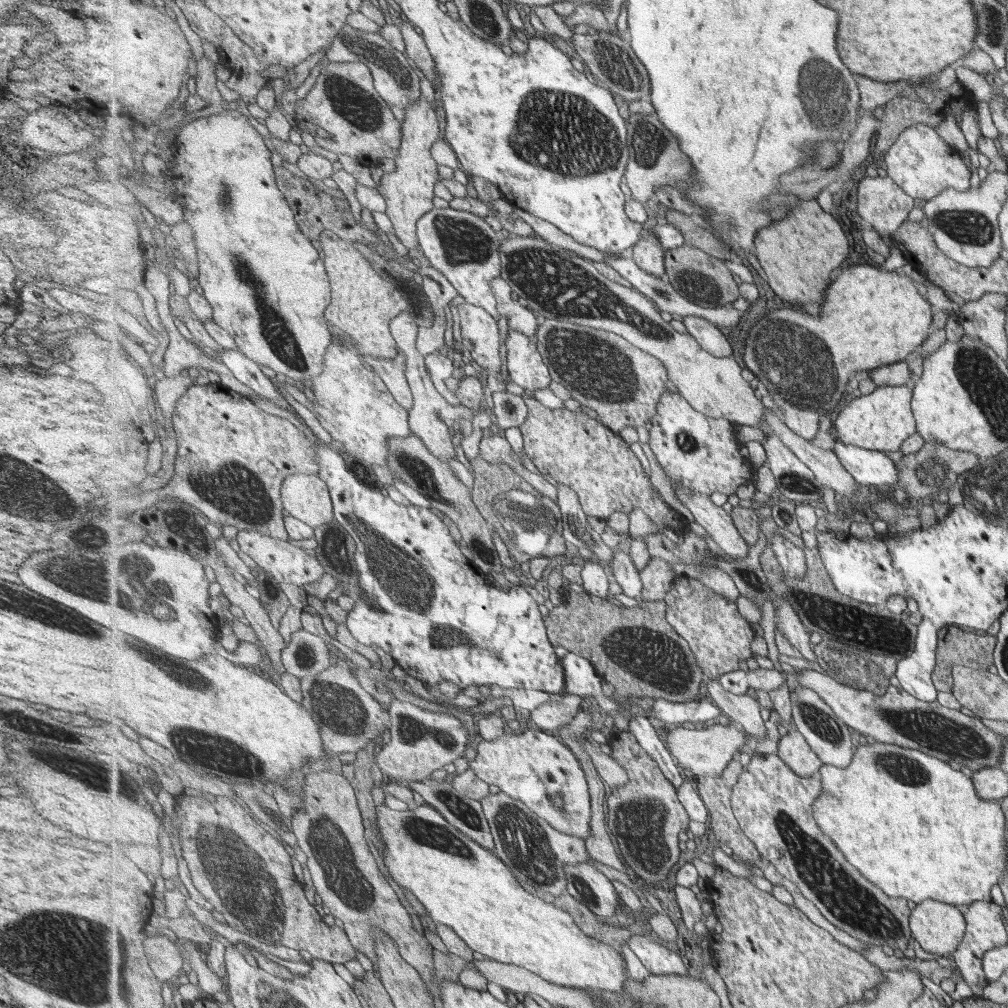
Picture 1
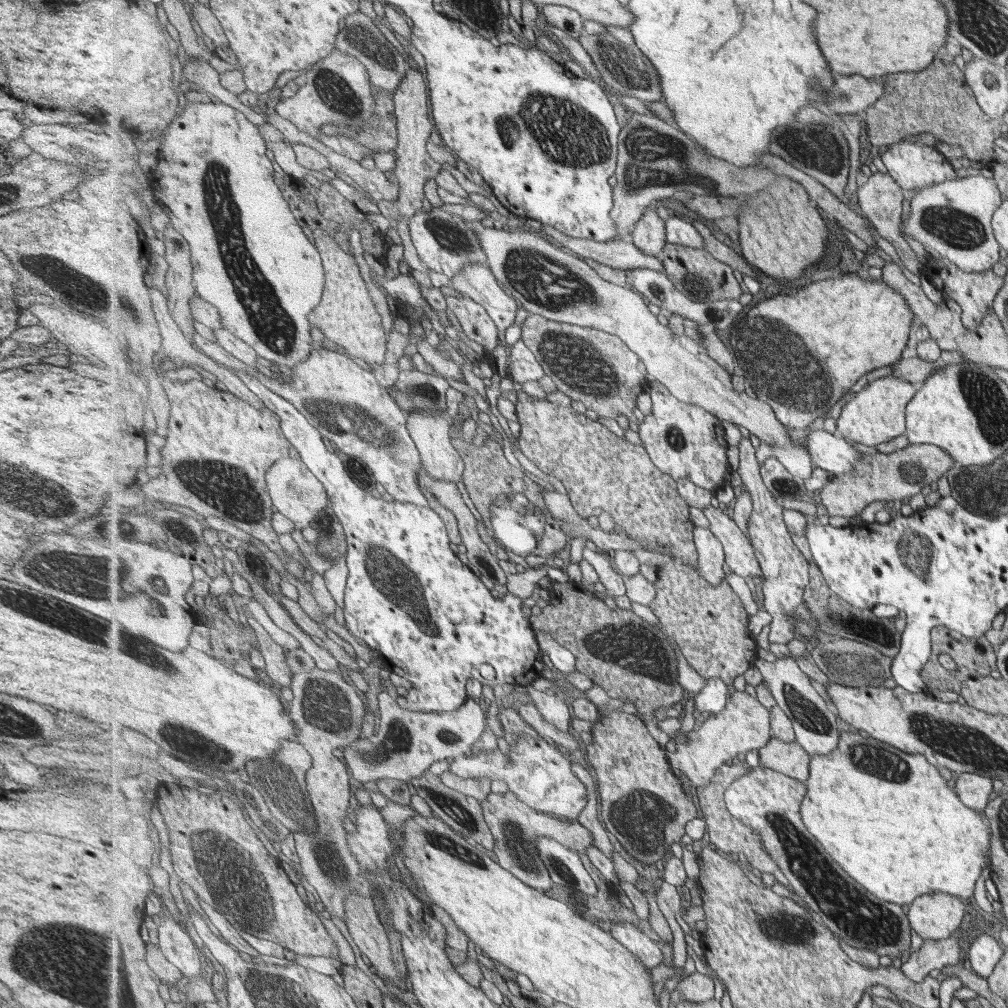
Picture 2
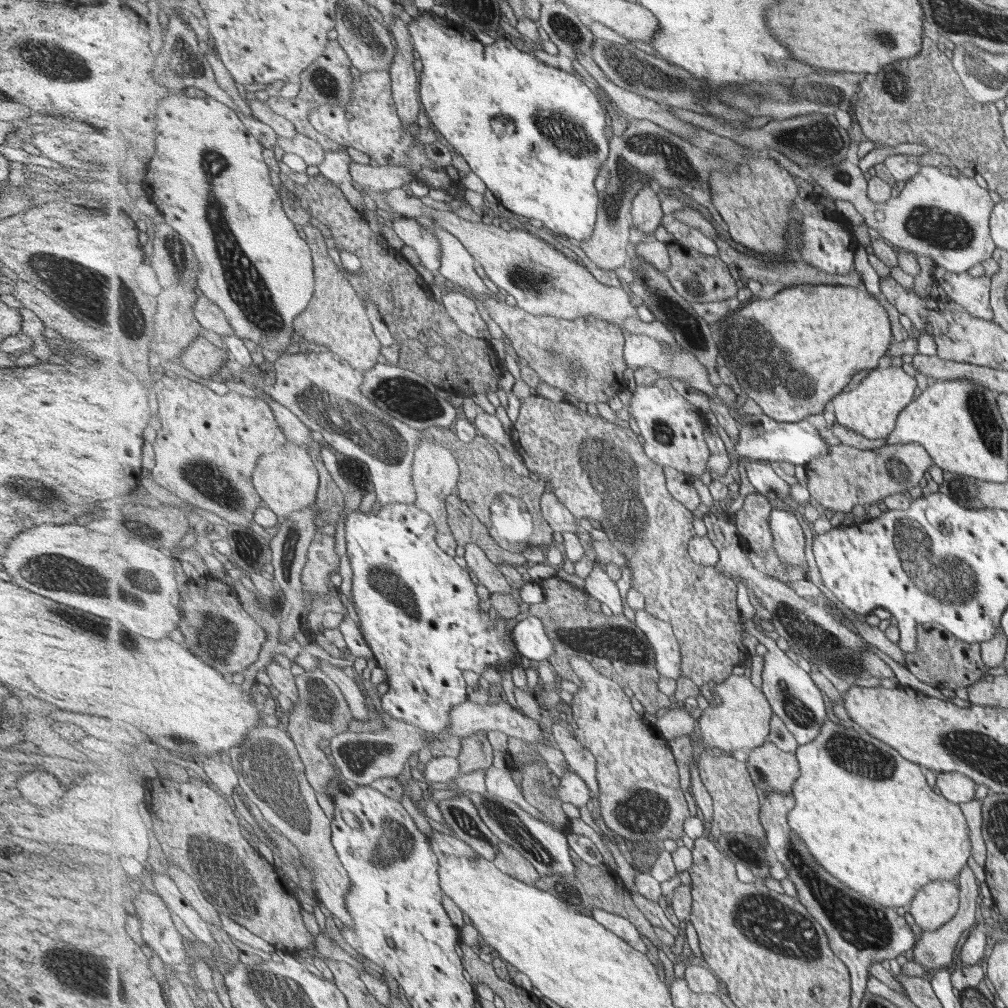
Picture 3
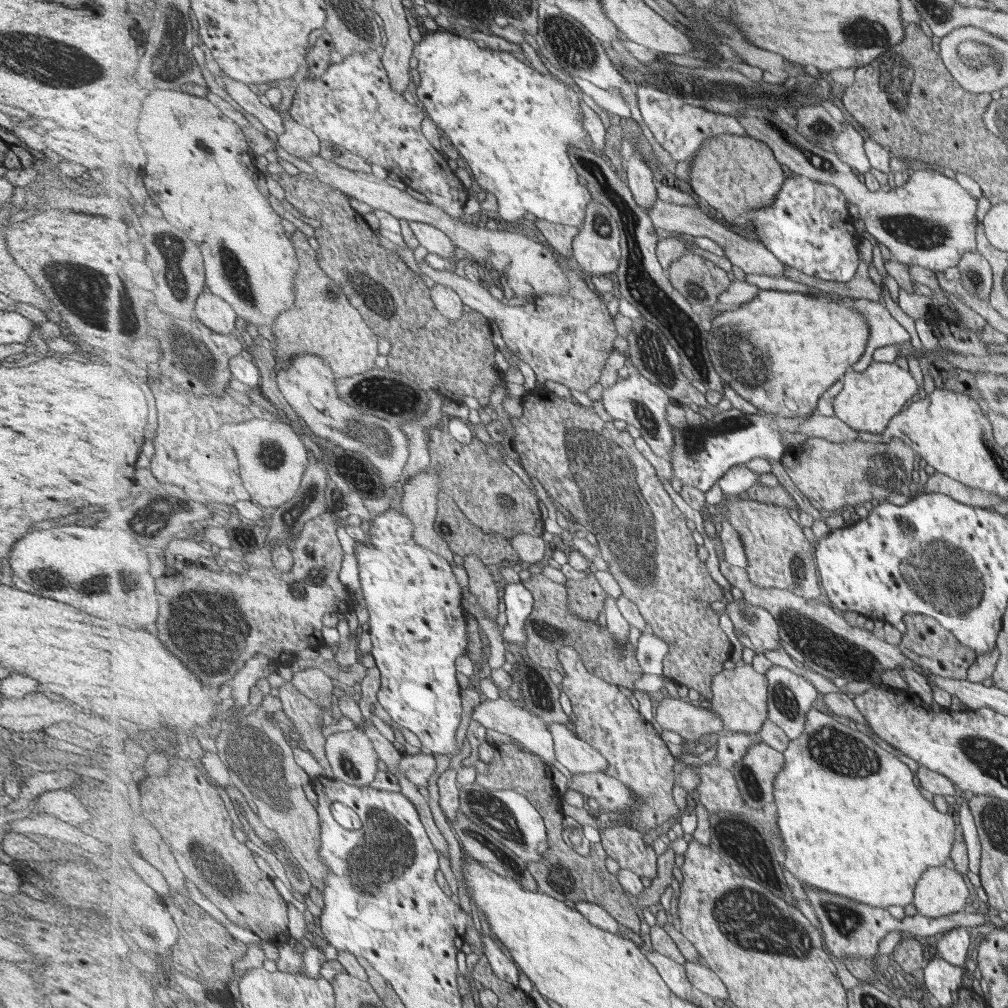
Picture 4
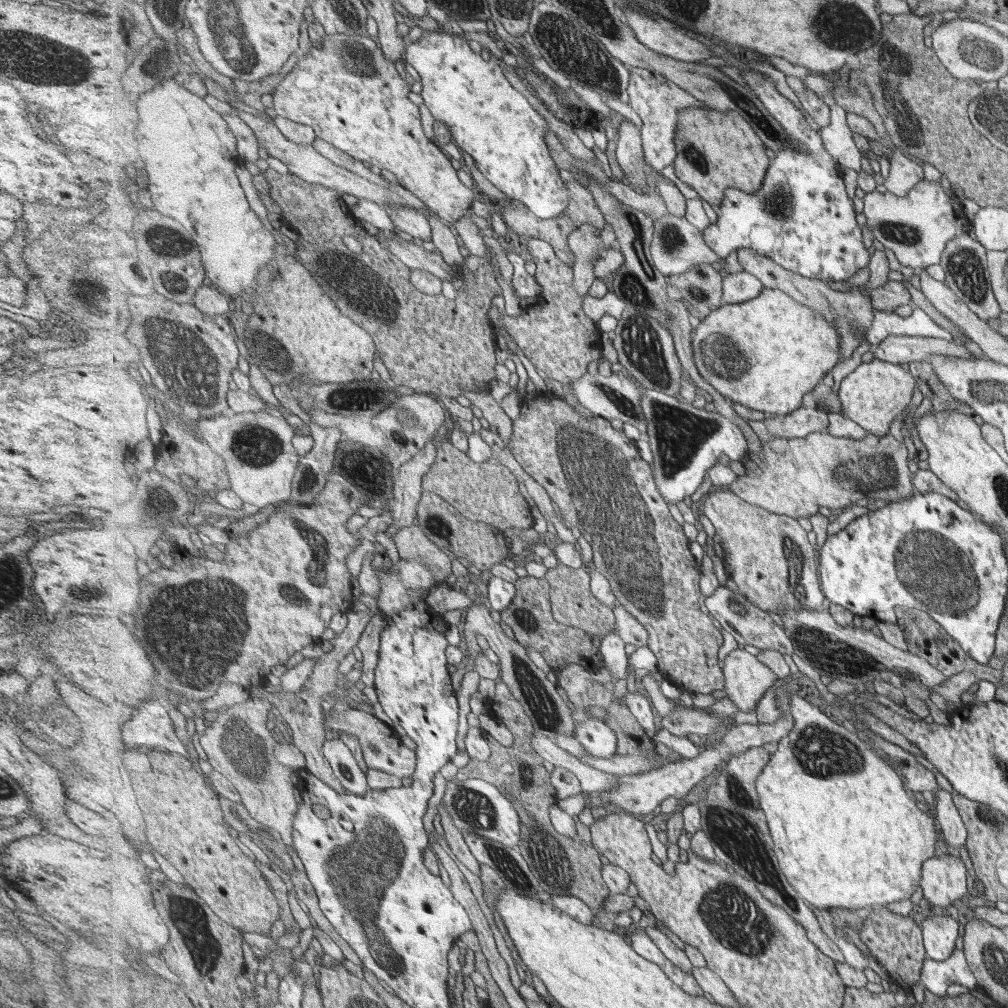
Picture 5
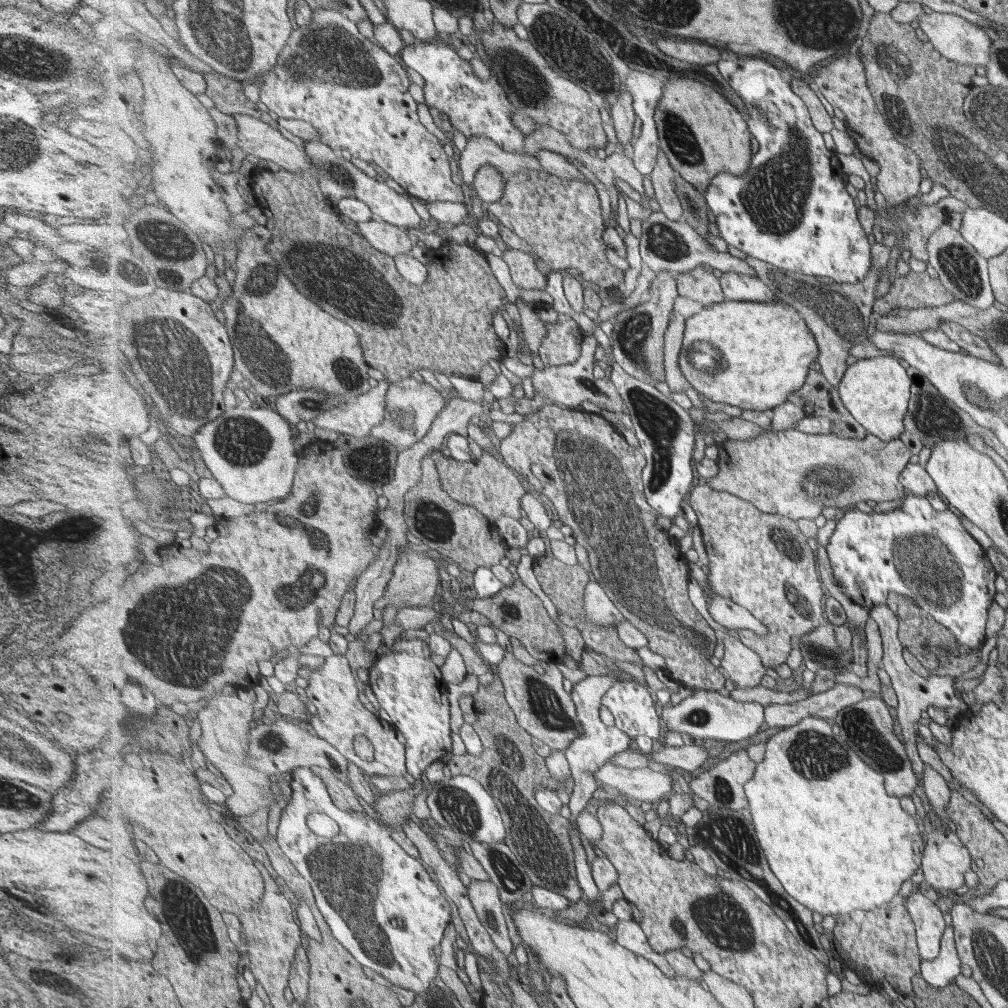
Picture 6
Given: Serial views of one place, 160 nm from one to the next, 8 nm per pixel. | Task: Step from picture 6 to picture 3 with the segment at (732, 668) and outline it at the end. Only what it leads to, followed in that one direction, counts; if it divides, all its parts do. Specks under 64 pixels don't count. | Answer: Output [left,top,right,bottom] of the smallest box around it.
[698,675,774,754]

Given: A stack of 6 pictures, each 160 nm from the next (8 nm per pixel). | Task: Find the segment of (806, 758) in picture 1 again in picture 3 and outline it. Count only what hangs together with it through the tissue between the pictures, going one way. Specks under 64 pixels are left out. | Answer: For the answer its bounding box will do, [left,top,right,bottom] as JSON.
[747,740,800,794]

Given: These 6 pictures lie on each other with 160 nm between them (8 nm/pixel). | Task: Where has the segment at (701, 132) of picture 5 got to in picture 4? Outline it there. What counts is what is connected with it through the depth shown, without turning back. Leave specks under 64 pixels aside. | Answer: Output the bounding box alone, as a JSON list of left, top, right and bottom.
[689,134,786,228]

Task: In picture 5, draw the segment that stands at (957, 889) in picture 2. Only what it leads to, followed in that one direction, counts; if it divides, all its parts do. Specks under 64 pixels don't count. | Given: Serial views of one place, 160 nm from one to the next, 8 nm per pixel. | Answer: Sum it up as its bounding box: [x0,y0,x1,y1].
[757,692,942,911]

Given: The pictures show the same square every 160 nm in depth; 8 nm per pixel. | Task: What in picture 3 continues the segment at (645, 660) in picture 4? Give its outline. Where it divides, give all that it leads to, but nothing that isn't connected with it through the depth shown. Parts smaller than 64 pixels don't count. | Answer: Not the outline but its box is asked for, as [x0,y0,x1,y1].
[635,608,682,680]

